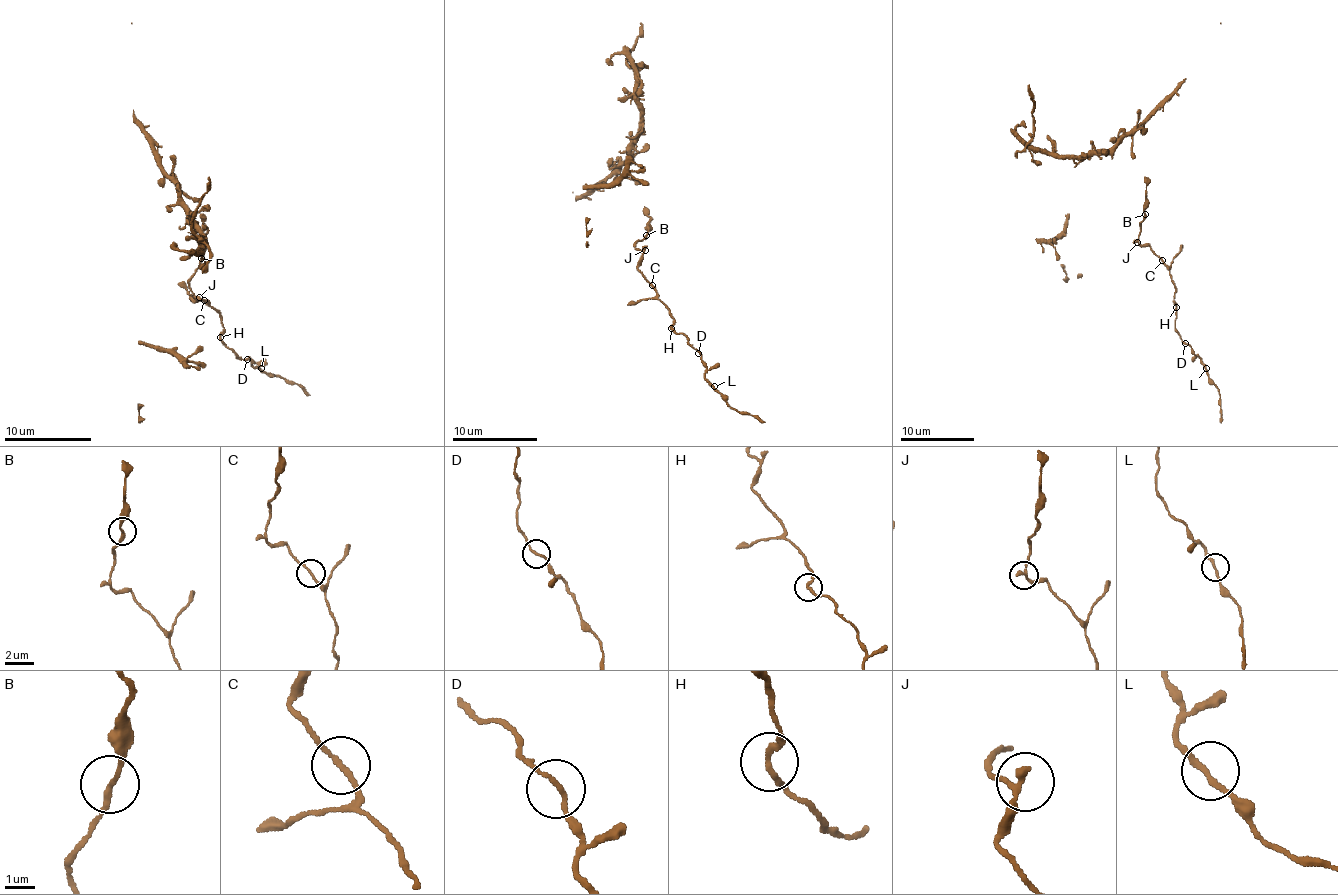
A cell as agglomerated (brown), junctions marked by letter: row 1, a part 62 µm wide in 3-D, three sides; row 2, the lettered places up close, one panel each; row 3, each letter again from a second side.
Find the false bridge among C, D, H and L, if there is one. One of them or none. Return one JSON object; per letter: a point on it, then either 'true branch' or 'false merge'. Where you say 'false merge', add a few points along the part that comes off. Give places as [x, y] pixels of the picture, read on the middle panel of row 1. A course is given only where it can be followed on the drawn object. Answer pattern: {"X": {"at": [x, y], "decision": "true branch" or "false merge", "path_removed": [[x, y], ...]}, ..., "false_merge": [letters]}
{"C": {"at": [652, 285], "decision": "true branch"}, "D": {"at": [698, 353], "decision": "true branch"}, "H": {"at": [671, 328], "decision": "true branch"}, "L": {"at": [714, 386], "decision": "true branch"}, "false_merge": []}

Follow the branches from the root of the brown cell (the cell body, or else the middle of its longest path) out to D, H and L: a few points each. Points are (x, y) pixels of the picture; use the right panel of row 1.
D: (1143, 204), (1145, 220), (1141, 222), (1139, 242), (1150, 246), (1169, 270), (1175, 285), (1175, 328), (1185, 343)
H: (1143, 204), (1145, 220), (1141, 222), (1139, 242), (1150, 246), (1169, 270), (1175, 285), (1173, 303), (1177, 308)
L: (1143, 204), (1145, 220), (1141, 222), (1139, 242), (1150, 246), (1169, 270), (1175, 285), (1175, 328), (1206, 368)

